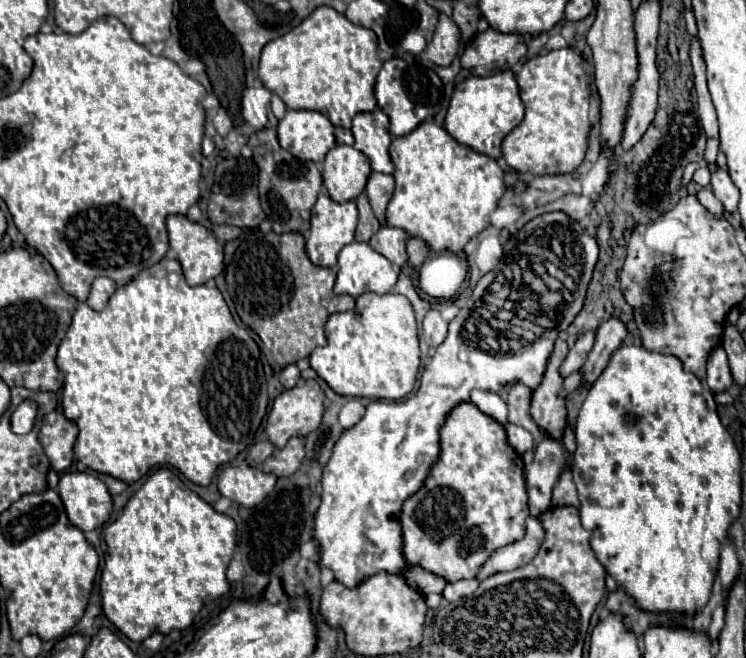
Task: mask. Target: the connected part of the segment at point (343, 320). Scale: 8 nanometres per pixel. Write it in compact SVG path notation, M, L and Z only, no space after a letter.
M365 292L353 310L331 314L325 324L327 344L309 356L311 368L343 396L399 400L407 396L419 374L419 338L411 302L401 294Z

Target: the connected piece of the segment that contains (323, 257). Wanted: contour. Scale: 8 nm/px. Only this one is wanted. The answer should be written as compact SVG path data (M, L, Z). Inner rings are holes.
M321 192L319 200L313 208L311 232L309 232L309 238L307 238L307 256L309 256L309 260L317 266L335 268L337 266L337 254L341 252L341 248L355 240L355 228L357 228L357 206L355 206L355 202L337 204L329 198L327 192Z

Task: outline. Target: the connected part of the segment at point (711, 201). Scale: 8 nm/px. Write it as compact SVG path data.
M701 188L699 194L697 194L697 200L699 200L715 218L723 218L725 210L721 208L721 202L713 196L713 190L711 190L711 188Z

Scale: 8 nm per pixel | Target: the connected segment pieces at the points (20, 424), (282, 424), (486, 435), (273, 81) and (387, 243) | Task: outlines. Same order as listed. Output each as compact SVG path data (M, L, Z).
M33 401L21 403L11 416L12 431L19 435L29 433L33 429L36 414L37 405Z
M301 380L295 388L291 390L283 390L275 400L273 400L273 408L267 416L267 426L265 426L265 434L269 436L269 440L277 446L283 448L287 444L287 440L291 436L307 436L309 432L317 430L317 426L321 424L323 418L323 390L315 380Z
M471 402L455 406L441 428L439 460L431 468L425 484L403 502L399 520L403 528L403 556L407 564L419 564L429 572L443 576L447 582L475 576L475 572L497 548L525 536L527 516L529 506L523 468L519 468L513 448L507 444L503 426L499 426L491 416L483 414Z
M319 6L297 28L265 44L259 78L287 108L317 110L327 116L333 126L351 128L355 114L377 108L373 88L381 66L383 62L377 58L377 36L373 30L355 26L331 6Z
M383 224L373 234L369 244L373 246L373 250L383 254L391 264L395 264L399 268L399 266L403 266L407 262L407 252L405 252L407 240L409 240L409 234L405 230Z

